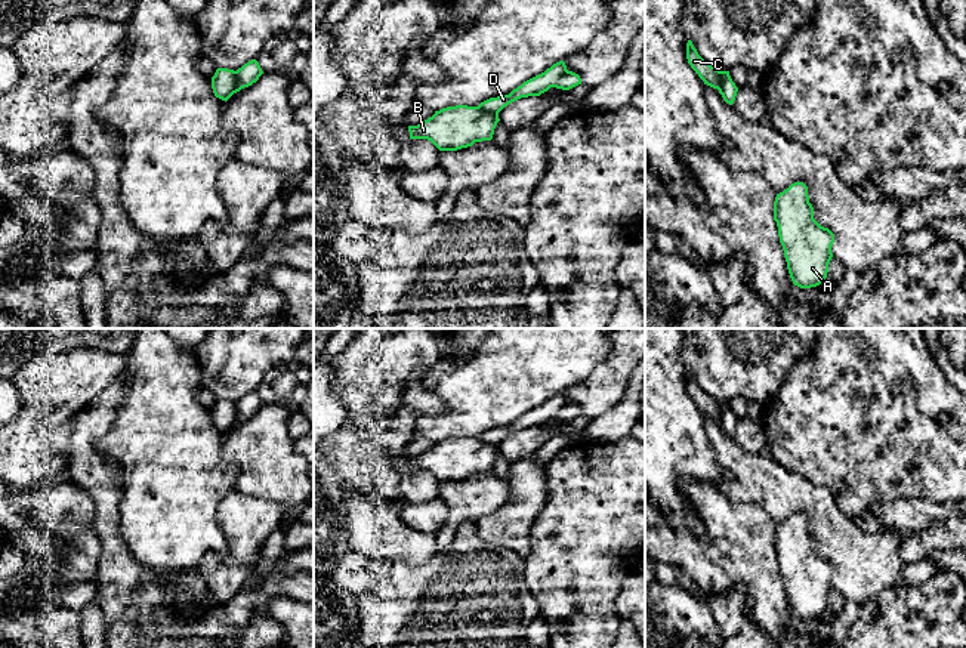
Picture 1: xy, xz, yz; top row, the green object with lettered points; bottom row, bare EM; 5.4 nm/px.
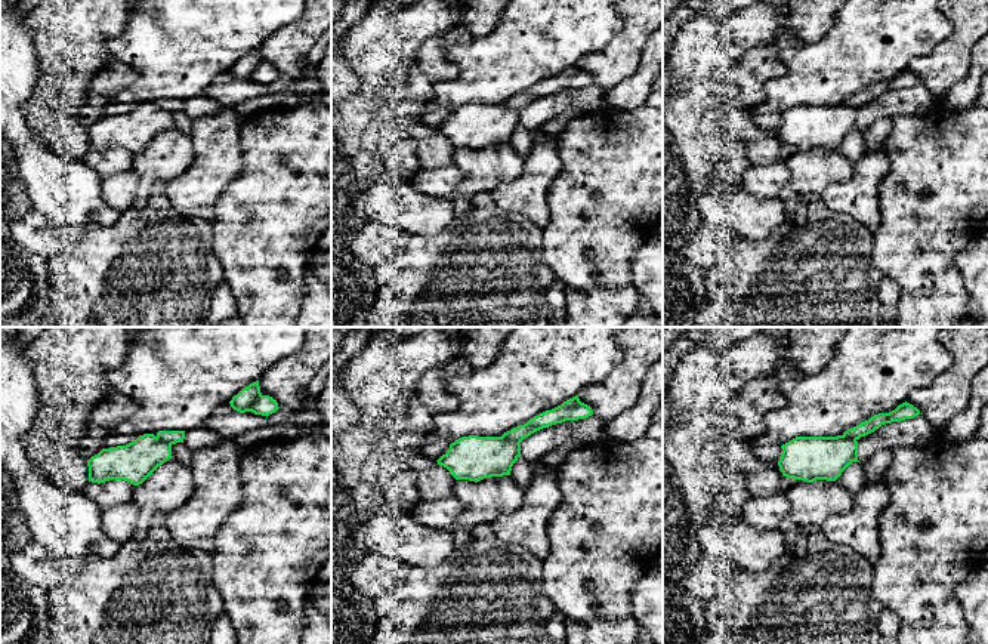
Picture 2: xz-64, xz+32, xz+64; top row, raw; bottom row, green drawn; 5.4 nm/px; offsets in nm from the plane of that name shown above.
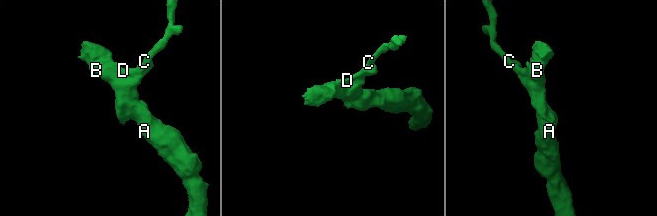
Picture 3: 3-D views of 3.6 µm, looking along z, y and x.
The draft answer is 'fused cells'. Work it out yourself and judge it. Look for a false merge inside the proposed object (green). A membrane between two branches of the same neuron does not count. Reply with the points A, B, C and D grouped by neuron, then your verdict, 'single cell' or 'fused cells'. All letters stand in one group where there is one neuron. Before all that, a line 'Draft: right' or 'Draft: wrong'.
Draft: right
A B / C D; fused cells

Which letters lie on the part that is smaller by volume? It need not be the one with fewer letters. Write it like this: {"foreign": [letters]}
{"foreign": ["C", "D"]}

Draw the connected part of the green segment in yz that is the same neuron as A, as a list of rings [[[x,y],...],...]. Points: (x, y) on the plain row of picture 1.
[[[794,513],[777,525],[774,552],[793,615],[811,620],[825,612],[834,565],[814,550],[803,513]]]

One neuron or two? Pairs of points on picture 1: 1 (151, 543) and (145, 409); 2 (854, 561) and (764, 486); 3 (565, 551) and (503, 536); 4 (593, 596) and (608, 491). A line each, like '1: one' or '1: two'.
1: one
2: one
3: two
4: one

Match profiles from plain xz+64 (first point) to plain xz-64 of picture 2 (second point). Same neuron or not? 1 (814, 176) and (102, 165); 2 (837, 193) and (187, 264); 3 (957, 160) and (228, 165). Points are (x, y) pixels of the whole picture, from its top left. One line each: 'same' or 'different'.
1: different
2: different
3: different

